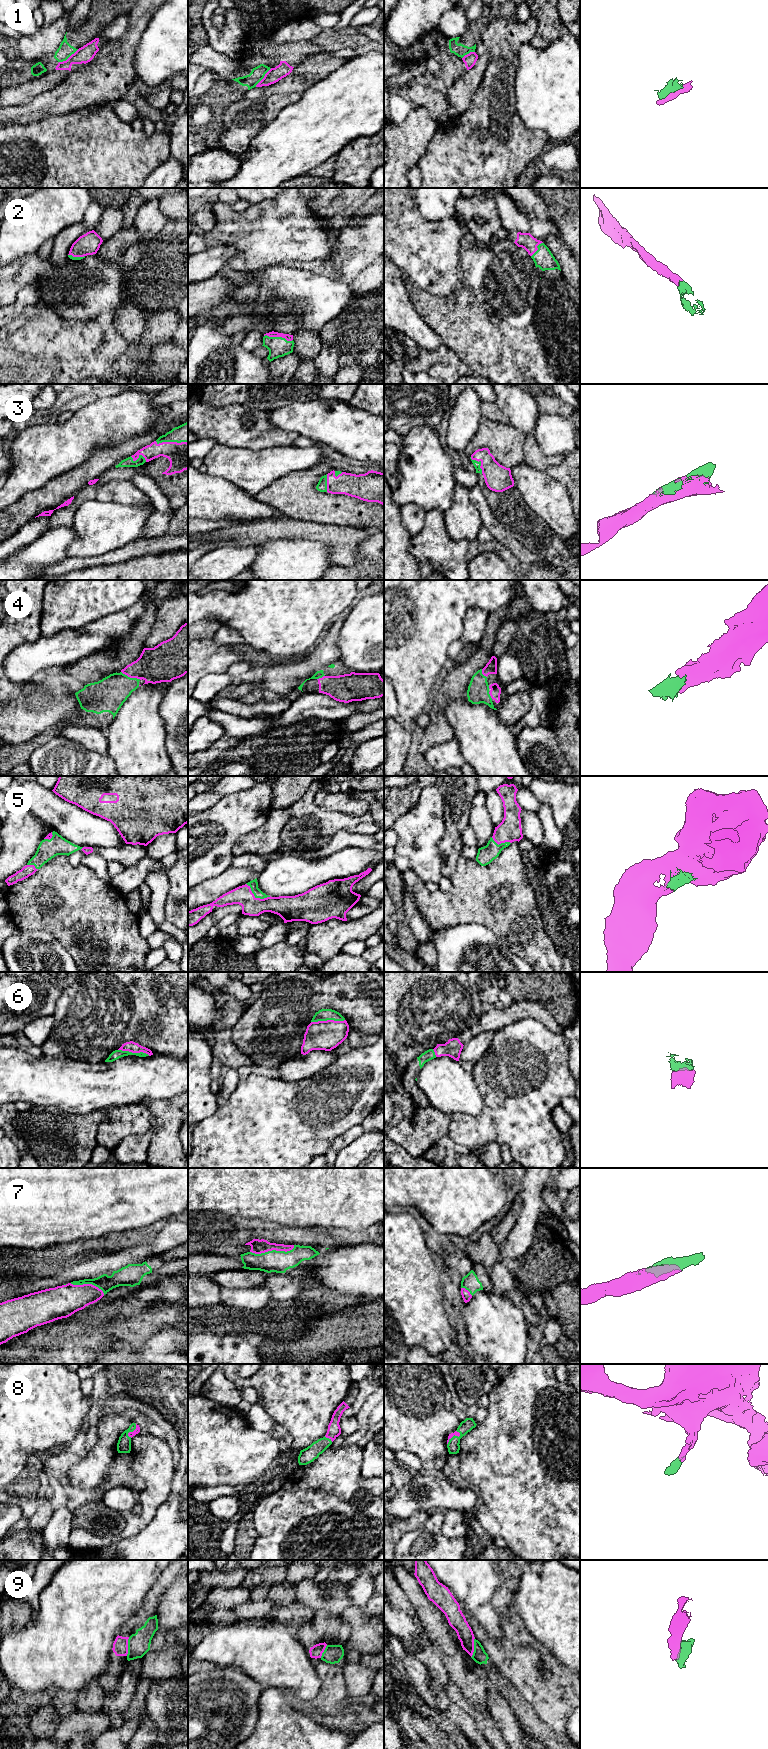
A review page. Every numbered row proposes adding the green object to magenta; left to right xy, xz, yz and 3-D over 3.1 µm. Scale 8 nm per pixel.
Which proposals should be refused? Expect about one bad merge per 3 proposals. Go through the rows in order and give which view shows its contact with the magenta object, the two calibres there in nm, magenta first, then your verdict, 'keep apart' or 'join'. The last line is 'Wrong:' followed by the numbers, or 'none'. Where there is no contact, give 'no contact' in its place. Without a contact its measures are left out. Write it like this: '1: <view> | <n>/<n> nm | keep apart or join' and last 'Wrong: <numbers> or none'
1: xy | 140/120 nm | keep apart
2: xz | 50/160 nm | join
3: xy | 220/160 nm | join
4: xy | 280/280 nm | join
5: xz | 180/70 nm | join
6: xz | 240/100 nm | join
7: xz | 110/180 nm | join
8: xy | 50/110 nm | join
9: xy | 130/180 nm | keep apart
Wrong: 1, 9

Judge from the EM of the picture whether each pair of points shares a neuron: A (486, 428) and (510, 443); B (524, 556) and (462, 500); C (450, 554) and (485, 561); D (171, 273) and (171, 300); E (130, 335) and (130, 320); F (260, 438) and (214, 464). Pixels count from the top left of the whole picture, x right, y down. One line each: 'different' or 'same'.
A: same
B: different
C: different
D: same
E: same
F: different

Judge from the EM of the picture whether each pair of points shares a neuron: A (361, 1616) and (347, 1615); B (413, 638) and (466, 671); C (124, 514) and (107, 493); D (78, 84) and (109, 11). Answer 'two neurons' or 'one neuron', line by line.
A: one neuron
B: two neurons
C: two neurons
D: two neurons

